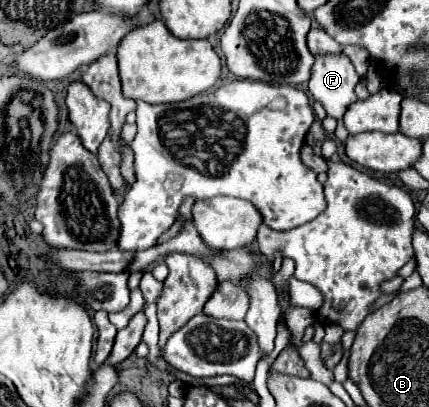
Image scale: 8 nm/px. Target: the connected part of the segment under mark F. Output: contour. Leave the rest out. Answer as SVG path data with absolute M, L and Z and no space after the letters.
M326 55L316 57L308 89L312 97L326 109L328 117L340 121L346 109L358 99L354 93L358 81L360 75L354 71L348 57Z

